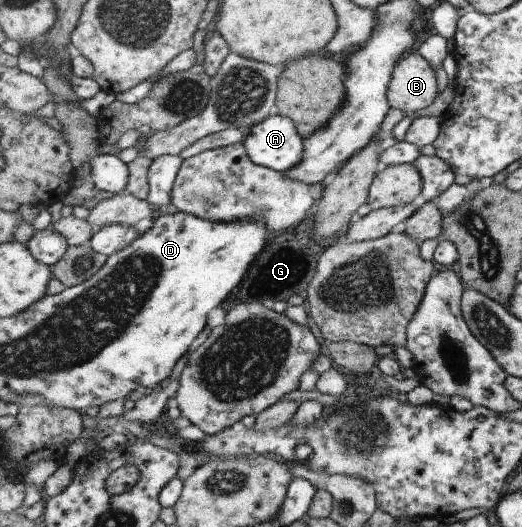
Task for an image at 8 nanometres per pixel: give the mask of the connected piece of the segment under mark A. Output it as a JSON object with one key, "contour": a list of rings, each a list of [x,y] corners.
{"contour":[[[278,114],[247,129],[242,142],[256,165],[283,173],[301,164],[305,152],[305,138],[298,133],[294,120]]]}

